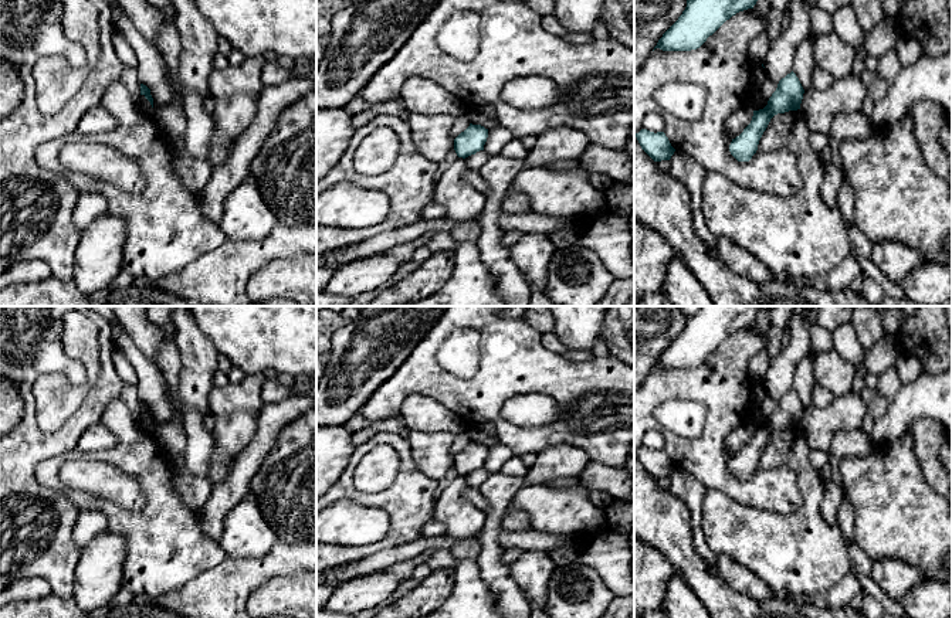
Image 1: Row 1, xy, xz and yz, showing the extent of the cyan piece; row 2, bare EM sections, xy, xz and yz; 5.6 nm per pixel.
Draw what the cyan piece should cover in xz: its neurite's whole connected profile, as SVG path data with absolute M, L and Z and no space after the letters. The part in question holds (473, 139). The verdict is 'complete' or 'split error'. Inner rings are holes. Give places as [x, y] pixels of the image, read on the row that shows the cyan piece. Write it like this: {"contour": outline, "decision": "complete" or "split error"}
{"contour": "M470 123L470 126L454 139L454 150L458 157L465 159L484 150L487 137L488 129L481 125Z", "decision": "complete"}

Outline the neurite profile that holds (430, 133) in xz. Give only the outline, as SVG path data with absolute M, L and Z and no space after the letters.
M410 113L409 126L416 149L428 160L440 163L454 149L450 129L455 116L448 113Z

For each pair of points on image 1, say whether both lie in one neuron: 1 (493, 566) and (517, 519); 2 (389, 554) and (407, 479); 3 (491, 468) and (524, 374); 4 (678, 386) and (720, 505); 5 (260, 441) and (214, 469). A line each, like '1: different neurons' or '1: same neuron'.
1: different neurons
2: different neurons
3: different neurons
4: different neurons
5: different neurons

